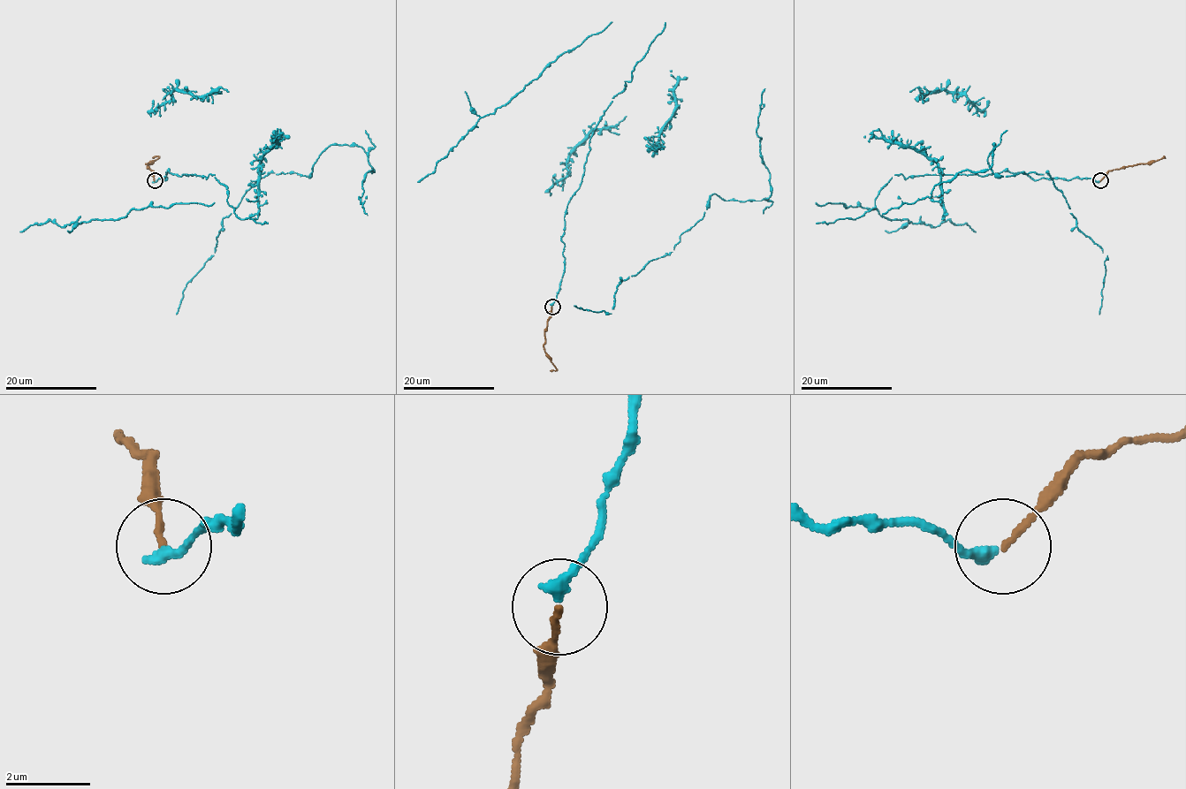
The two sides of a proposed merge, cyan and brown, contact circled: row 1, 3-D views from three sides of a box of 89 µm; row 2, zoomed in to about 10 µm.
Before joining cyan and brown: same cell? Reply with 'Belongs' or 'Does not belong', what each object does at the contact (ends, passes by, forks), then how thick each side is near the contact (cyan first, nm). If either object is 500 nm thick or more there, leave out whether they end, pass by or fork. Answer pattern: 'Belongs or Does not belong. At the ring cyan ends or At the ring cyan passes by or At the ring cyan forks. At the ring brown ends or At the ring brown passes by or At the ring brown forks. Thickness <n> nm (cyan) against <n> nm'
Belongs. At the ring cyan ends. At the ring brown ends. Thickness 280 nm (cyan) against 130 nm

